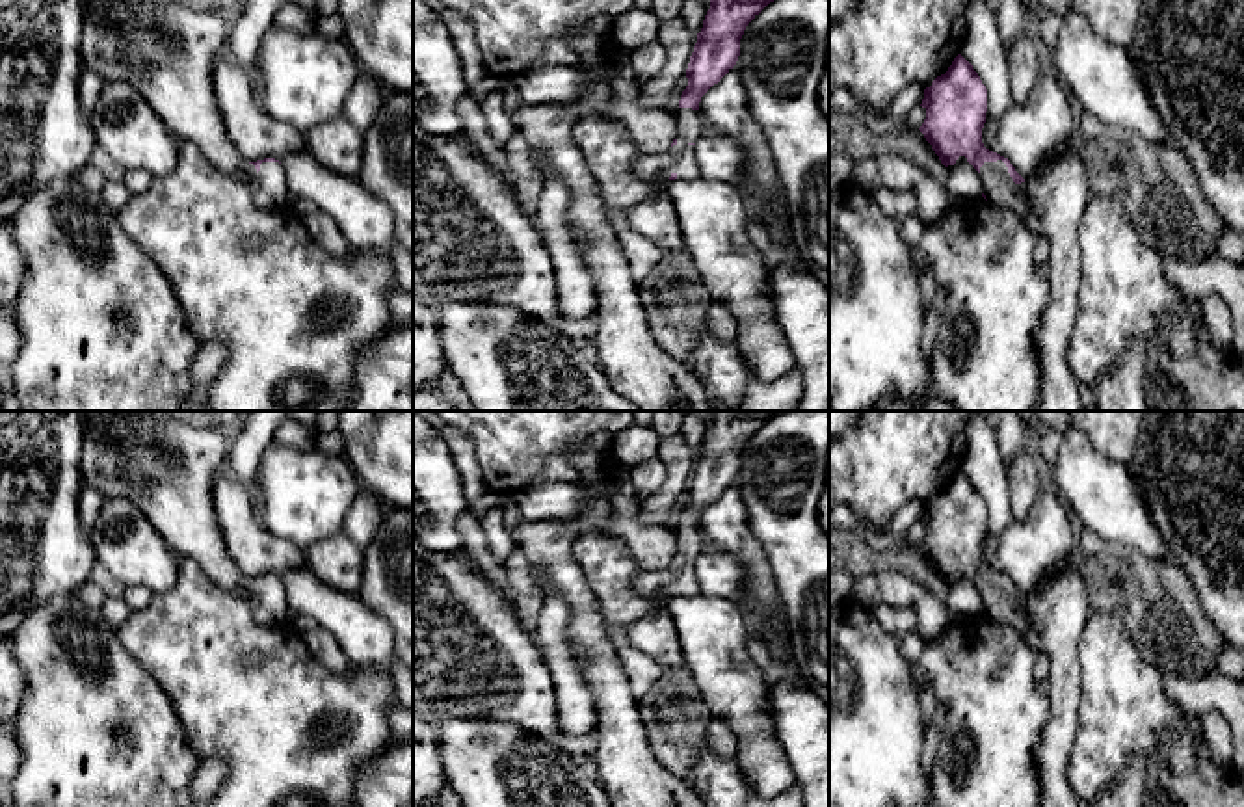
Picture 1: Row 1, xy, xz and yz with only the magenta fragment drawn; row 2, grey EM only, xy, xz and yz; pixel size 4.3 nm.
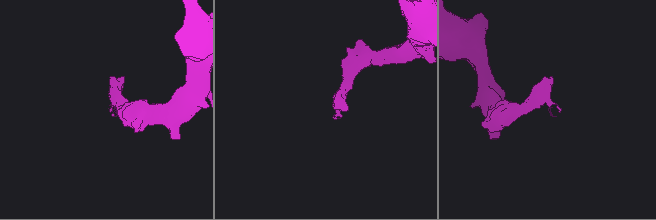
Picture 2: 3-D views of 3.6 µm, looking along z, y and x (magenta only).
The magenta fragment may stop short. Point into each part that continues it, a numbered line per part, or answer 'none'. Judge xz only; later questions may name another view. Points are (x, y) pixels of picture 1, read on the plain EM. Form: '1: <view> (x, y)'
1: xz (692, 543)

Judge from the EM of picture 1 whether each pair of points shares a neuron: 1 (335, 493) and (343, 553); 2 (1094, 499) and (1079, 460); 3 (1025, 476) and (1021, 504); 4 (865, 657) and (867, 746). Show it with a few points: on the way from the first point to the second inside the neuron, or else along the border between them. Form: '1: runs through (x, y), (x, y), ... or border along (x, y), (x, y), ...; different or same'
1: border along (339, 530), (324, 536), (305, 553); different
2: runs through (1094, 489), (1081, 476), (1079, 469); same
3: runs through (1023, 484), (1021, 497); same
4: runs through (865, 679), (865, 724); same

